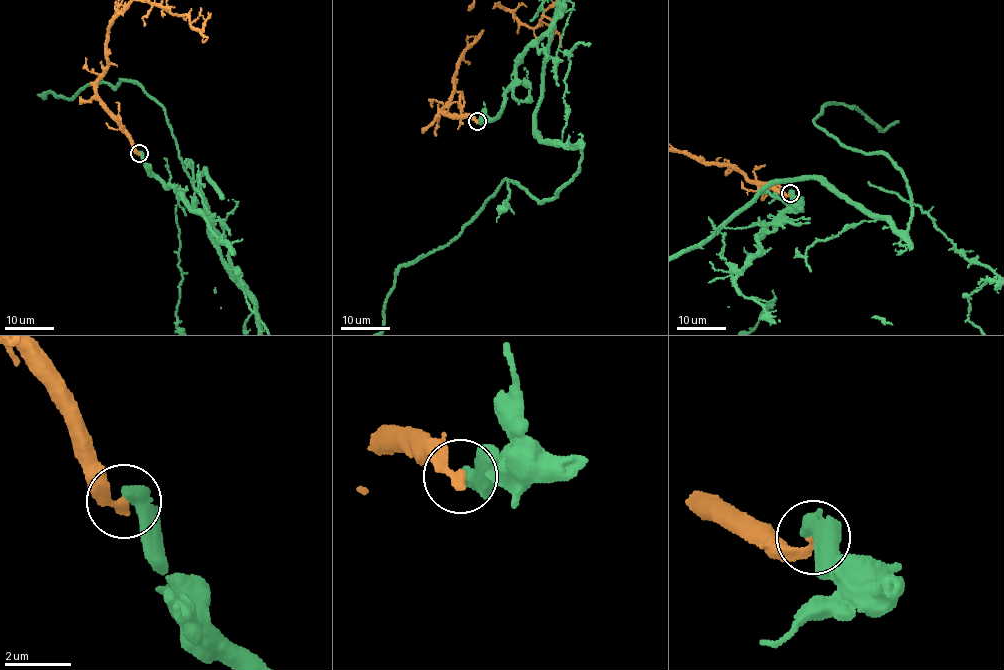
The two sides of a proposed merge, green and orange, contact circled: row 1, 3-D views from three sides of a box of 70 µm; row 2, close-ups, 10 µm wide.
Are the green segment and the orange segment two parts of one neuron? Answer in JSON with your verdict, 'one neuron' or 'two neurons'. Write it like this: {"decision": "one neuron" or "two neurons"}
{"decision": "two neurons"}

